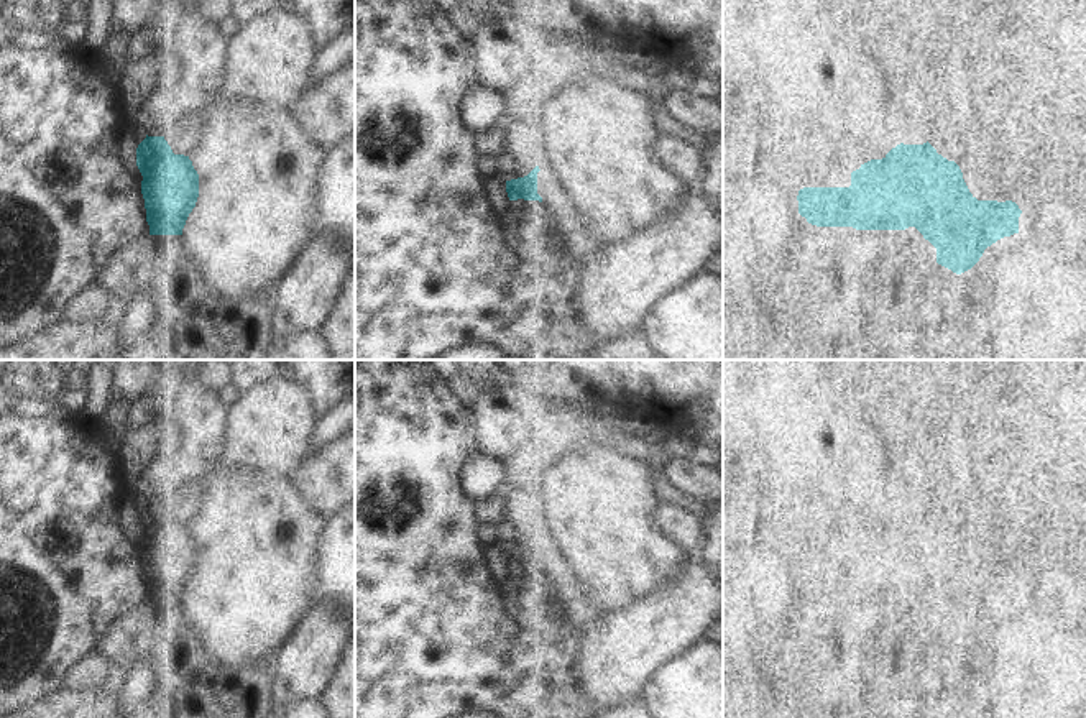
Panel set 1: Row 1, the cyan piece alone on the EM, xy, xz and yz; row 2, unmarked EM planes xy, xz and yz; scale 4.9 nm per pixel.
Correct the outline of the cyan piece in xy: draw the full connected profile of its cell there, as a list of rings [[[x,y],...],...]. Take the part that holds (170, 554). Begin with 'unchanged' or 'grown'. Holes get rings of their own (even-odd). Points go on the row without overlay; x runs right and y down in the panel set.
unchanged; [[[148,504],[136,516],[143,544],[150,603],[182,603],[199,565],[199,542],[189,524],[174,522],[164,504]]]

